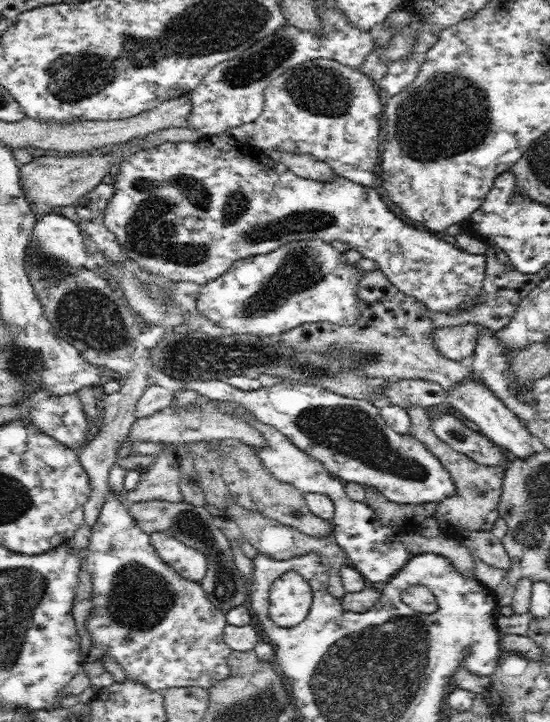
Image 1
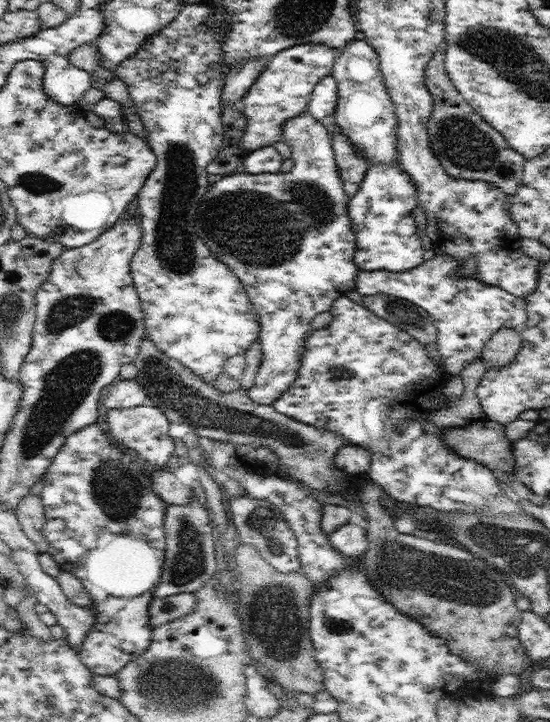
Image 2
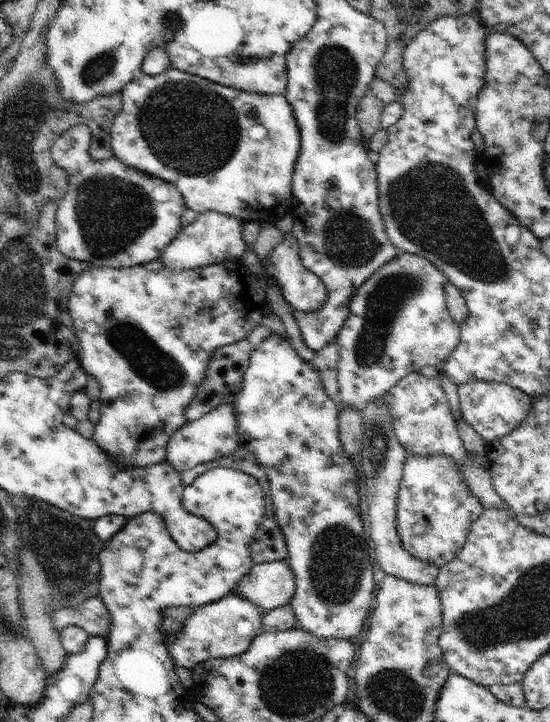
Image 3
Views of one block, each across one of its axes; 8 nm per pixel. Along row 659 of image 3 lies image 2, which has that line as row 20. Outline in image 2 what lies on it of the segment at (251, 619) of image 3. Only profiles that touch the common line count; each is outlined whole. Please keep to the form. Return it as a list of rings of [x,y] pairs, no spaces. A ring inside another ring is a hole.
[[[195,3],[194,5],[184,5],[179,11],[178,15],[174,17],[174,20],[169,22],[169,25],[165,28],[162,28],[157,34],[152,34],[147,40],[144,40],[144,43],[138,47],[138,51],[134,55],[126,58],[122,61],[120,65],[114,67],[113,74],[114,76],[120,78],[122,82],[126,82],[128,86],[129,96],[131,100],[135,103],[137,107],[137,114],[140,116],[144,130],[146,130],[146,140],[148,146],[152,148],[152,152],[156,154],[156,166],[148,179],[144,183],[142,190],[138,193],[136,198],[137,209],[140,212],[140,227],[142,232],[141,244],[139,251],[136,251],[134,257],[130,261],[131,268],[131,277],[134,282],[134,288],[138,292],[140,299],[140,304],[142,307],[142,312],[144,312],[144,322],[145,322],[145,334],[148,334],[148,338],[156,344],[158,350],[163,351],[166,356],[178,360],[182,366],[186,366],[186,370],[194,372],[196,376],[202,378],[202,382],[216,382],[216,378],[220,374],[225,374],[224,372],[224,362],[236,354],[244,354],[254,340],[259,340],[260,334],[260,323],[258,315],[255,312],[253,304],[246,294],[246,288],[244,284],[240,282],[240,278],[224,264],[220,262],[213,252],[208,249],[208,246],[204,244],[195,231],[195,222],[198,206],[202,196],[208,192],[211,184],[208,181],[207,176],[207,166],[209,162],[212,162],[212,159],[215,159],[222,148],[222,142],[225,137],[224,128],[222,126],[222,112],[223,105],[221,102],[222,90],[224,86],[224,76],[225,69],[222,68],[224,64],[224,51],[222,51],[223,41],[227,38],[227,32],[219,30],[223,28],[223,24],[219,24],[218,21],[213,24],[210,18],[214,20],[215,8],[213,6],[203,6],[200,3]]]

